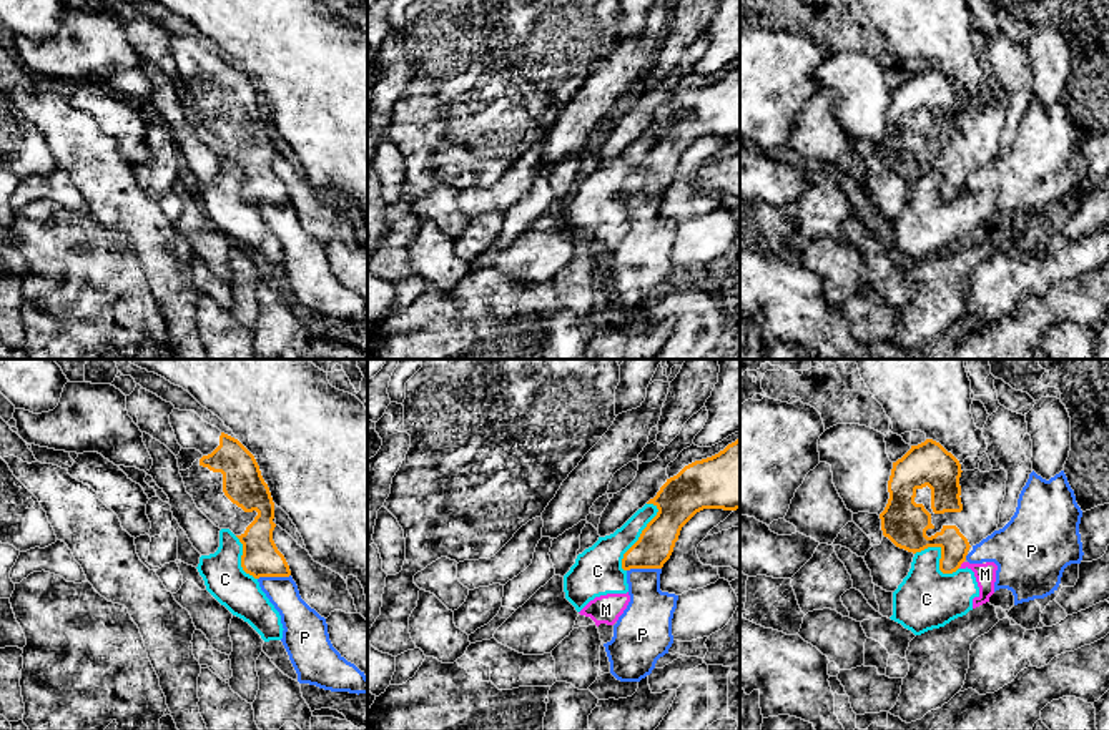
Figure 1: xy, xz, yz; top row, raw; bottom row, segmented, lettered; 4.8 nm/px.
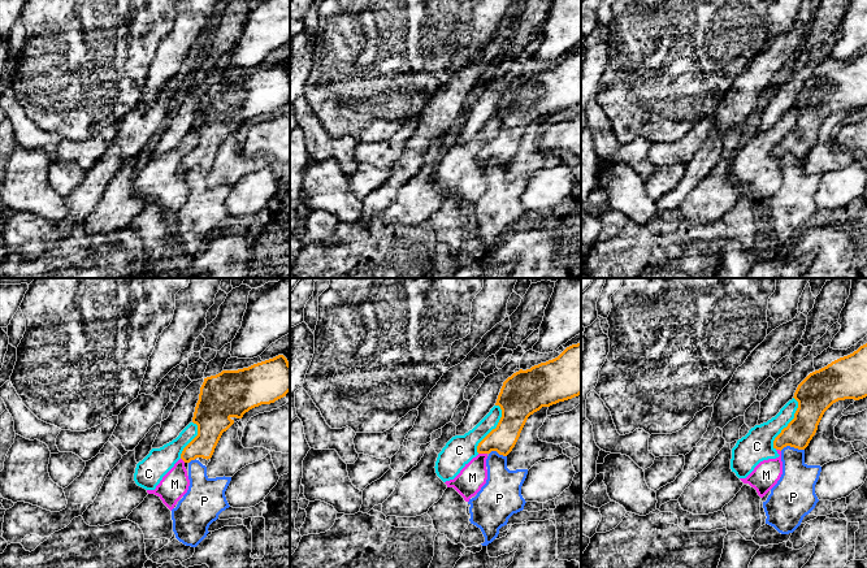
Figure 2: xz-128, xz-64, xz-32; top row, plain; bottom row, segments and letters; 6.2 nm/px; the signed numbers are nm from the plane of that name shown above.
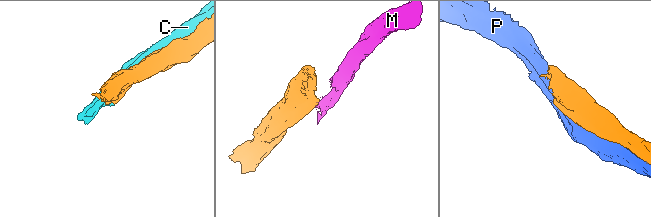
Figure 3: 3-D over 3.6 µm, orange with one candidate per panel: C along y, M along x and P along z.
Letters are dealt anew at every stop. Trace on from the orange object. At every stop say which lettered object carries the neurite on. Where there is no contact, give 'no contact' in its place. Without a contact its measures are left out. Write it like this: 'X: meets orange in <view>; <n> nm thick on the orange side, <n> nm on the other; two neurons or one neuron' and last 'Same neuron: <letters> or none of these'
C: meets orange in xz; 200 nm thick on the orange side, 220 nm on the other; two neurons
M: meets orange in yz; 140 nm thick on the orange side, 100 nm on the other; two neurons
P: meets orange in xz; 180 nm thick on the orange side, 240 nm on the other; two neurons
Same neuron: none of these

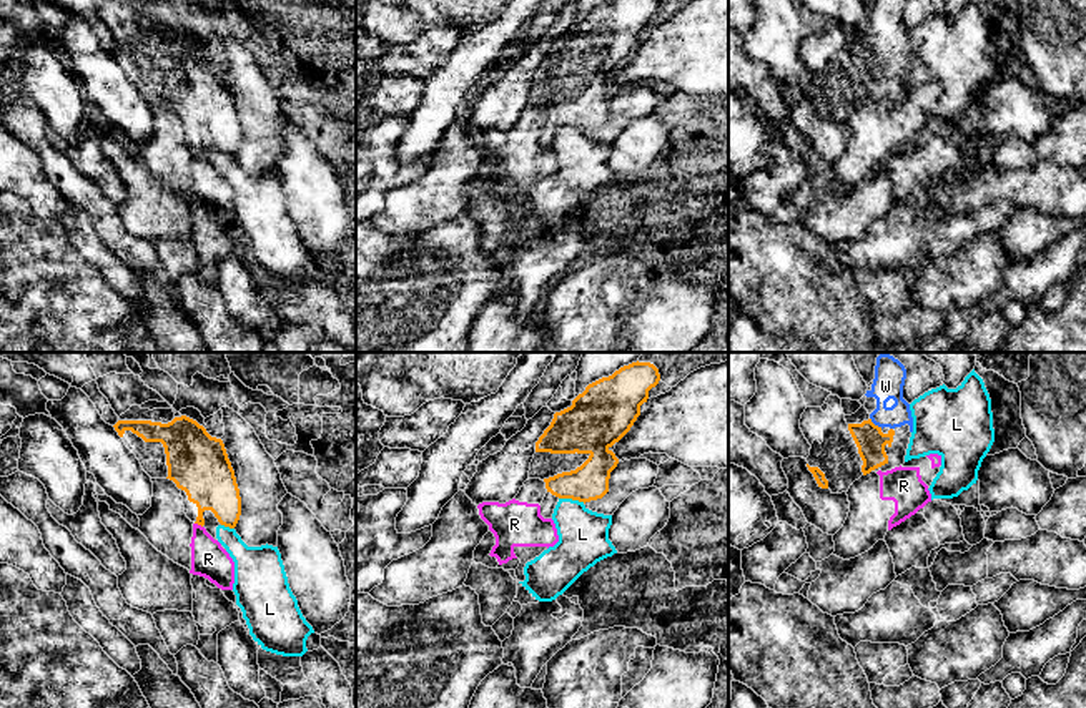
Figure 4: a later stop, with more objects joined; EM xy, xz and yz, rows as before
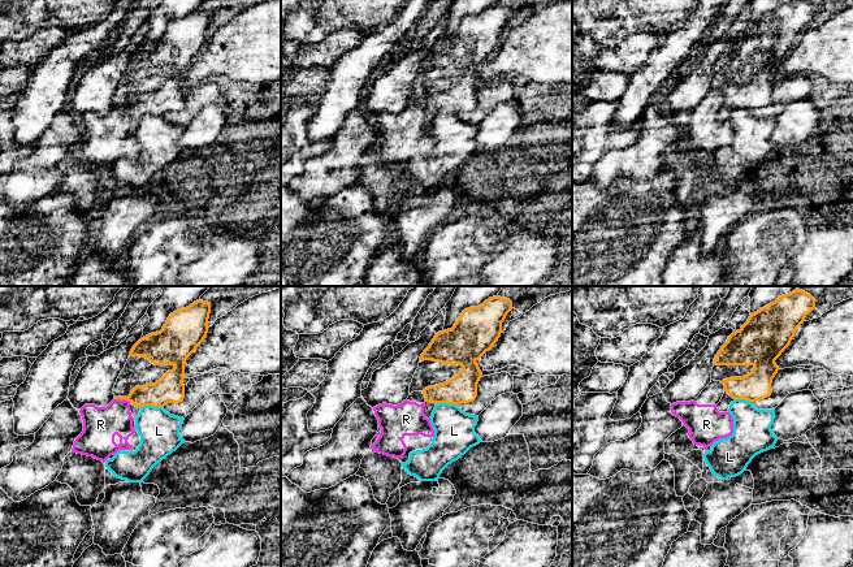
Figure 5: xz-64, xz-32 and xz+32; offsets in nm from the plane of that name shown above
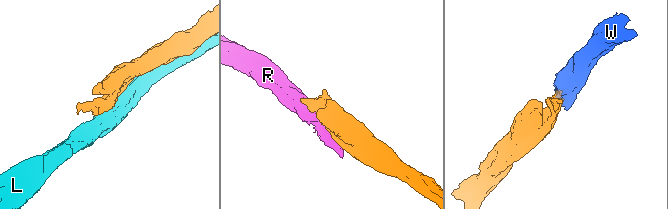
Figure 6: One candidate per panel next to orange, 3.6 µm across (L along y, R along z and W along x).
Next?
L: meets orange in xz; 180 nm thick on the orange side, 240 nm on the other; two neurons
R: meets orange in xy; 260 nm thick on the orange side, 180 nm on the other; two neurons
W: meets orange in yz; 140 nm thick on the orange side, 130 nm on the other; one neuron
Same neuron: W

